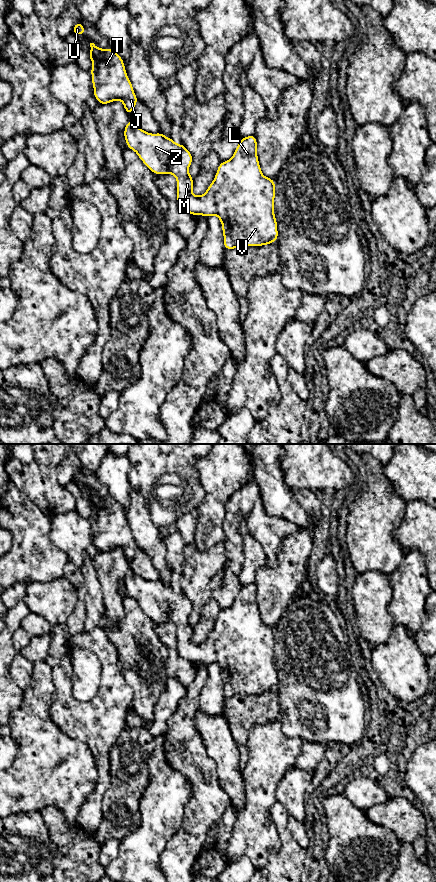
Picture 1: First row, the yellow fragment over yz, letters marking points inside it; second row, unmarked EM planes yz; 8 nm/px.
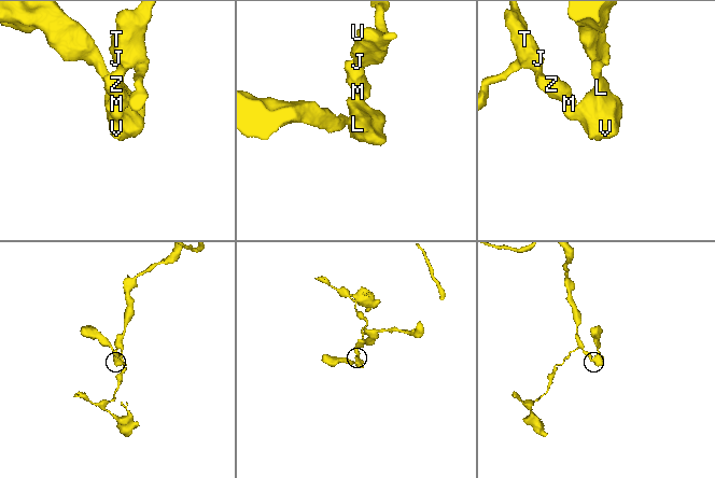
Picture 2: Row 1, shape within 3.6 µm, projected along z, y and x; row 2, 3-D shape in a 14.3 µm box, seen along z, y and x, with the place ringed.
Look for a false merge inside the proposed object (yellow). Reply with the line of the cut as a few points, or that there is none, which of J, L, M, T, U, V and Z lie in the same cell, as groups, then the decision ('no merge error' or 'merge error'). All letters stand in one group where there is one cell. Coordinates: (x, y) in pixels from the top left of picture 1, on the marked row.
no cut; J L M T U V Z; no merge error

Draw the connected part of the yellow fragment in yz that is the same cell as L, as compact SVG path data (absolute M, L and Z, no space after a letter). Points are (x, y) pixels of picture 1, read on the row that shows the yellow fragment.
M131 120L125 126L124 137L127 147L134 150L154 174L173 174L176 177L177 201L183 211L192 216L216 215L220 219L226 250L240 246L263 246L277 241L277 221L274 215L275 181L261 172L254 135L243 137L233 157L220 163L214 180L201 197L192 193L193 177L188 169L193 158L184 145L176 144L160 132L147 133L135 126Z

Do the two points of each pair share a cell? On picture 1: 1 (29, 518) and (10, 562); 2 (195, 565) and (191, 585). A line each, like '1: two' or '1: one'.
1: one
2: one

